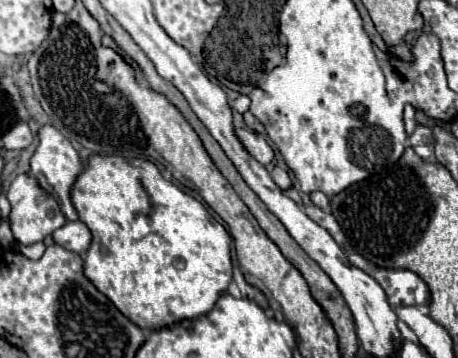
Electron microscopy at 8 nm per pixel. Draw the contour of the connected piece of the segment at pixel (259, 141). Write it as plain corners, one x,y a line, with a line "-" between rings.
238,128
236,130
236,136
240,138
240,142
244,144
244,148
260,162
260,164
270,164
272,158
274,158
274,152
270,148
270,144
264,140
262,134
256,134
254,130
248,130
248,128

